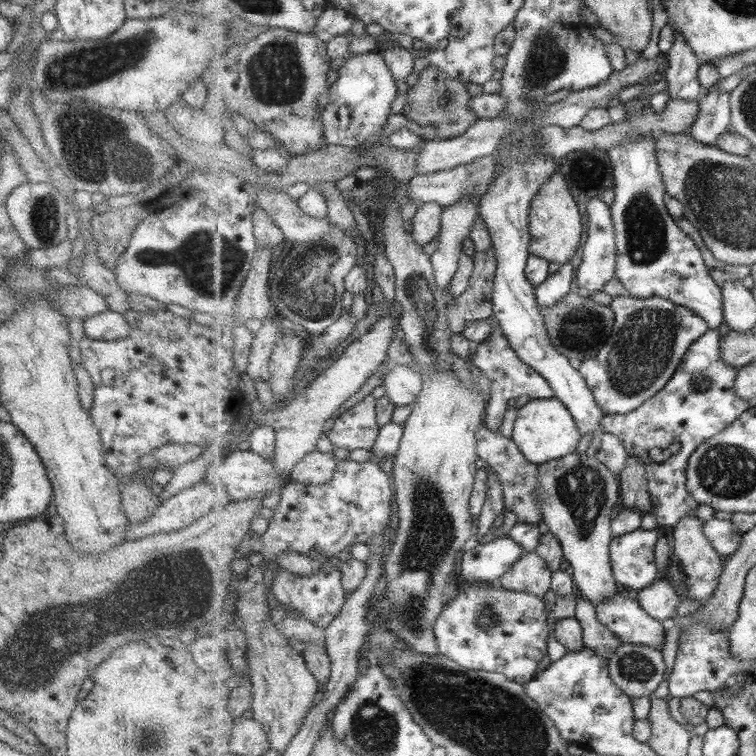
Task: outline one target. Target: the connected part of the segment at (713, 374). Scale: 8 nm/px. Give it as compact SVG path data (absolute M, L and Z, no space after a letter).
M709 329L699 341L692 344L685 354L684 361L677 368L671 381L655 397L645 401L635 412L629 414L605 414L601 422L602 431L617 436L625 446L628 456L640 459L646 465L649 476L649 493L654 505L656 522L660 529L674 526L687 514L696 514L700 505L688 492L688 465L696 449L709 438L729 429L738 422L741 414L751 409L751 403L735 393L739 368L727 366L721 355L721 334L719 330Z

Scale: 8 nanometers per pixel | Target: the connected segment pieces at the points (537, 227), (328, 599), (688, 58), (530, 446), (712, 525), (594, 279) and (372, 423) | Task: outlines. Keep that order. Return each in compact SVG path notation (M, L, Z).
M555 173L549 178L549 182L545 182L533 200L531 210L529 210L529 228L532 234L529 252L532 255L546 258L549 262L562 266L577 254L583 240L583 218L567 186L567 181L561 174Z
M332 559L323 564L317 572L308 576L291 574L281 569L272 582L271 592L273 598L279 600L281 606L289 605L309 619L309 622L314 622L321 628L327 628L339 616L347 600L348 591L345 590L343 577L339 564Z
M676 31L676 36L677 43L668 52L669 60L664 72L664 77L669 84L666 91L671 99L699 100L704 89L698 76L702 62L687 43L687 37L683 32Z
M556 396L547 399L530 399L520 408L517 416L512 440L531 463L541 466L577 453L577 446L581 442L582 435L568 406L565 406L565 403Z
M715 517L704 522L704 532L725 560L739 549L741 539L745 535L745 533L733 530L733 524L729 519L721 520Z
M591 200L588 212L588 240L582 250L582 262L577 268L576 287L586 288L591 293L603 291L605 285L616 278L617 257L612 205L605 204L603 200Z
M369 394L337 418L328 434L332 445L347 451L371 451L380 437L381 427L376 418L377 403L378 399Z

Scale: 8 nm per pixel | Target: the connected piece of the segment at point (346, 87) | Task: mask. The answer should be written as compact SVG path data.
M382 52L353 55L337 72L337 79L330 91L332 102L324 110L325 138L331 145L363 146L369 140L377 140L391 116L391 104L397 98L396 78Z

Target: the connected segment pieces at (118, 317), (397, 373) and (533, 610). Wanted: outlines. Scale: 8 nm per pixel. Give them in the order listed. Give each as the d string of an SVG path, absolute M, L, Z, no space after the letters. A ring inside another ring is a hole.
M109 309L85 319L82 327L88 339L112 341L129 335L129 324L124 315Z
M393 365L384 377L385 394L398 406L413 404L423 390L422 374L409 366Z
M471 583L471 586L464 588L459 592L459 594L457 594L457 598L455 598L451 604L445 606L441 616L437 619L436 643L441 655L451 658L451 660L458 662L461 666L464 666L469 670L505 674L505 676L512 679L513 682L519 682L525 686L536 677L539 672L539 670L537 671L537 668L539 668L539 662L547 656L547 642L549 640L549 636L551 636L551 628L549 628L549 614L550 610L547 608L547 604L545 604L542 598L537 597L536 594L526 593L525 591L506 592L498 585L495 585L493 588L487 588L485 585Z

